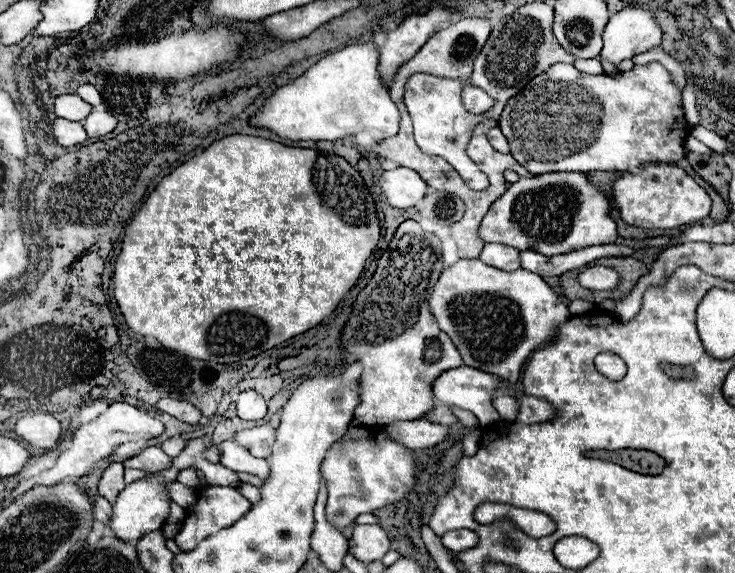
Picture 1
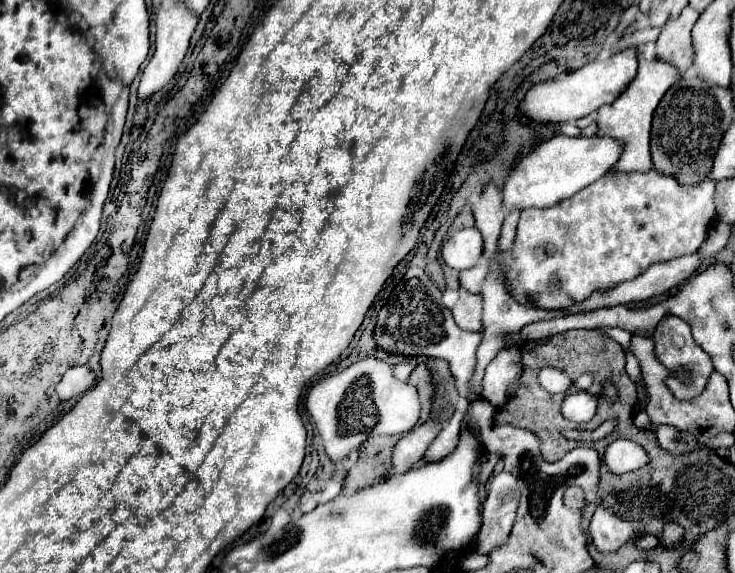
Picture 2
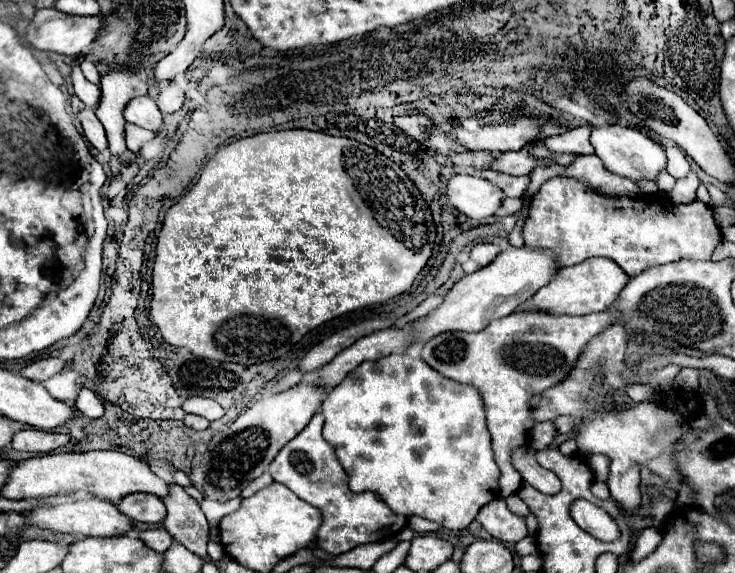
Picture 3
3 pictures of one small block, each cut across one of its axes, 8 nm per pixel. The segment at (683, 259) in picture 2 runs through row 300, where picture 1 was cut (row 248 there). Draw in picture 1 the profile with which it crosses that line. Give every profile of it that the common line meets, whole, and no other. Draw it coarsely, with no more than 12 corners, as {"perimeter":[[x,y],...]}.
{"perimeter":[[588,246],[558,256],[534,250],[520,254],[522,268],[560,276],[588,262],[632,256],[642,246]]}

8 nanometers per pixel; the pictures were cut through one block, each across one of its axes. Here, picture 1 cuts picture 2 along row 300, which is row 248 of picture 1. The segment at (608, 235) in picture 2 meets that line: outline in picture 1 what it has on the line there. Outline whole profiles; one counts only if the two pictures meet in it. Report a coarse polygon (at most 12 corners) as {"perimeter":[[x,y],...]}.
{"perimeter":[[576,172],[514,182],[484,242],[544,256],[618,238],[606,196]]}

